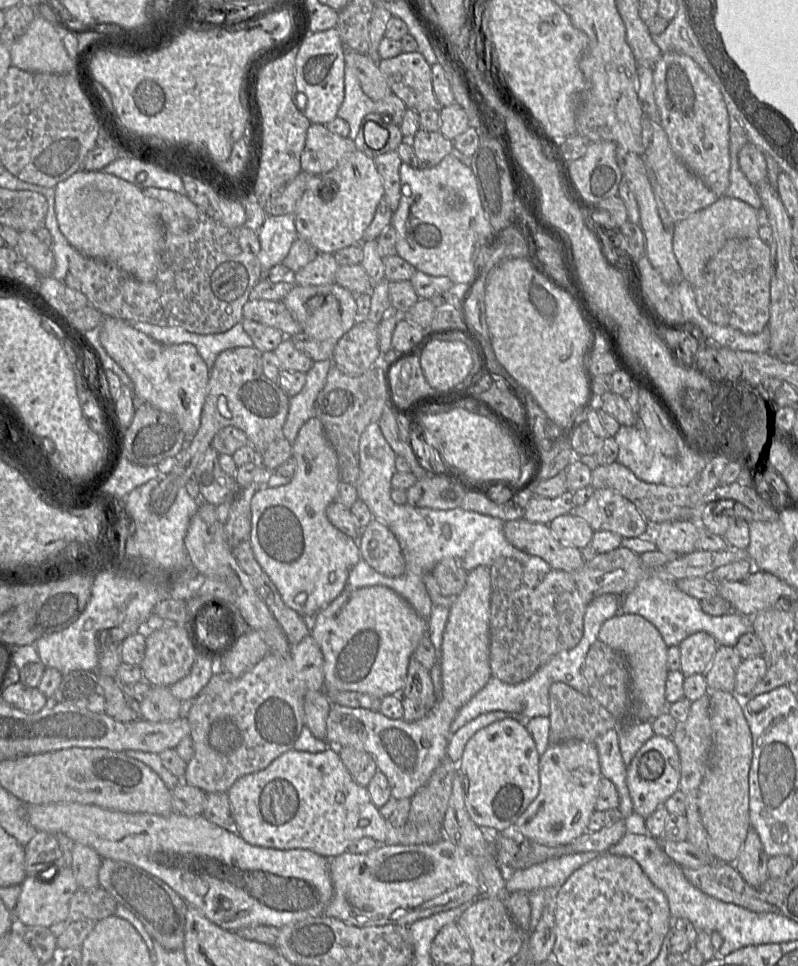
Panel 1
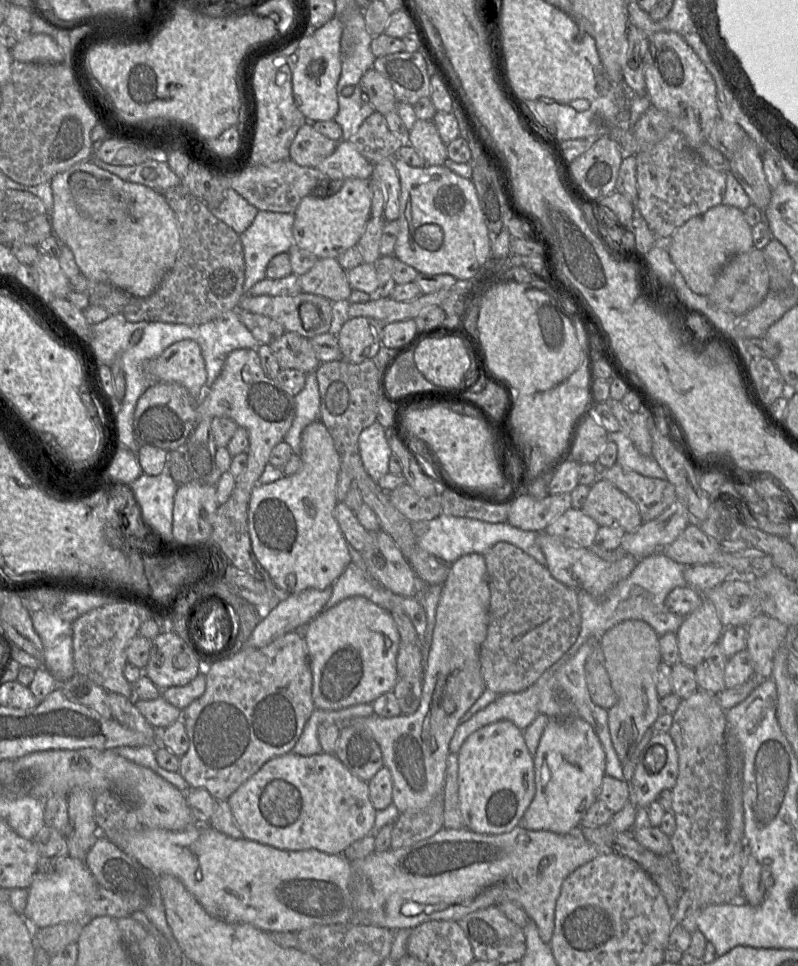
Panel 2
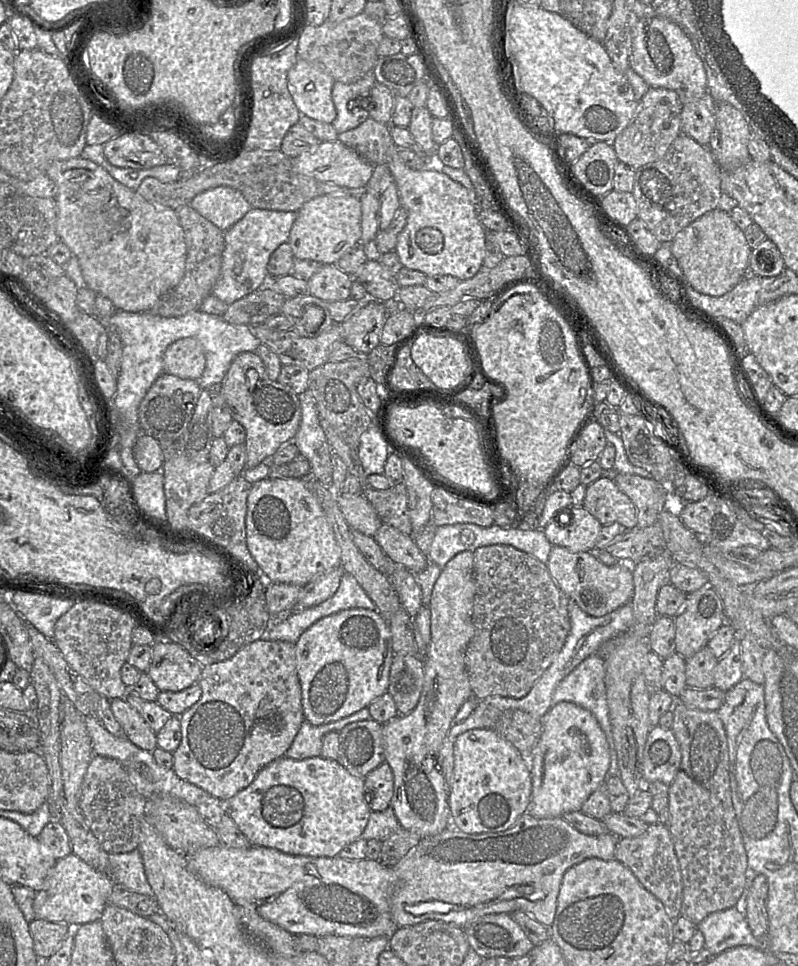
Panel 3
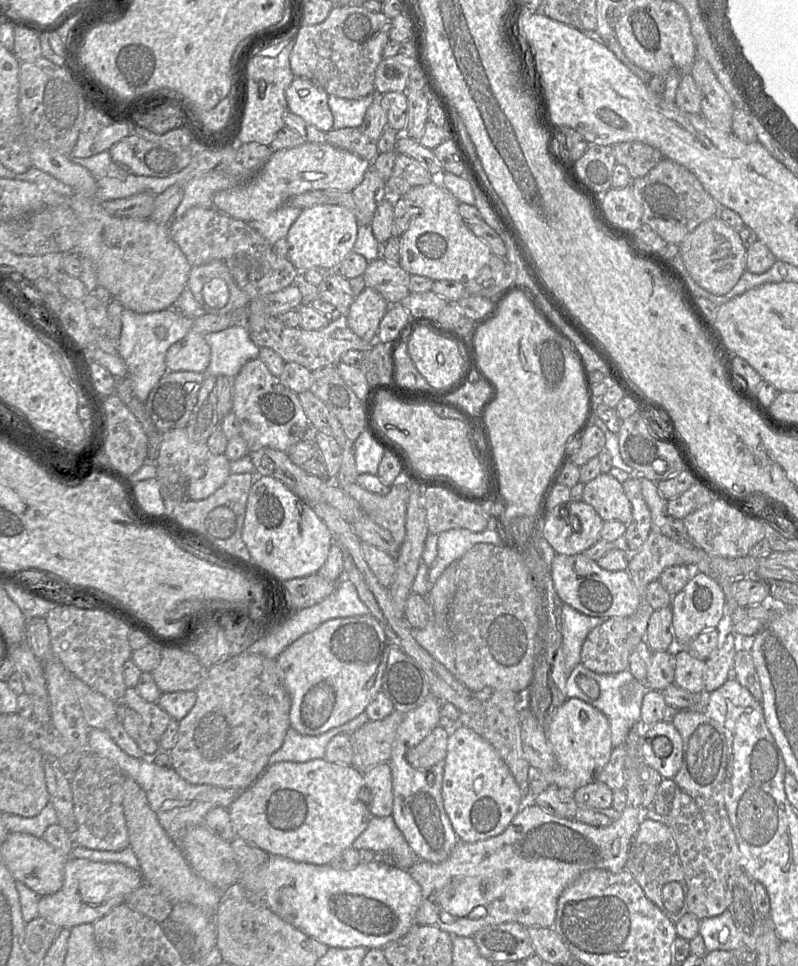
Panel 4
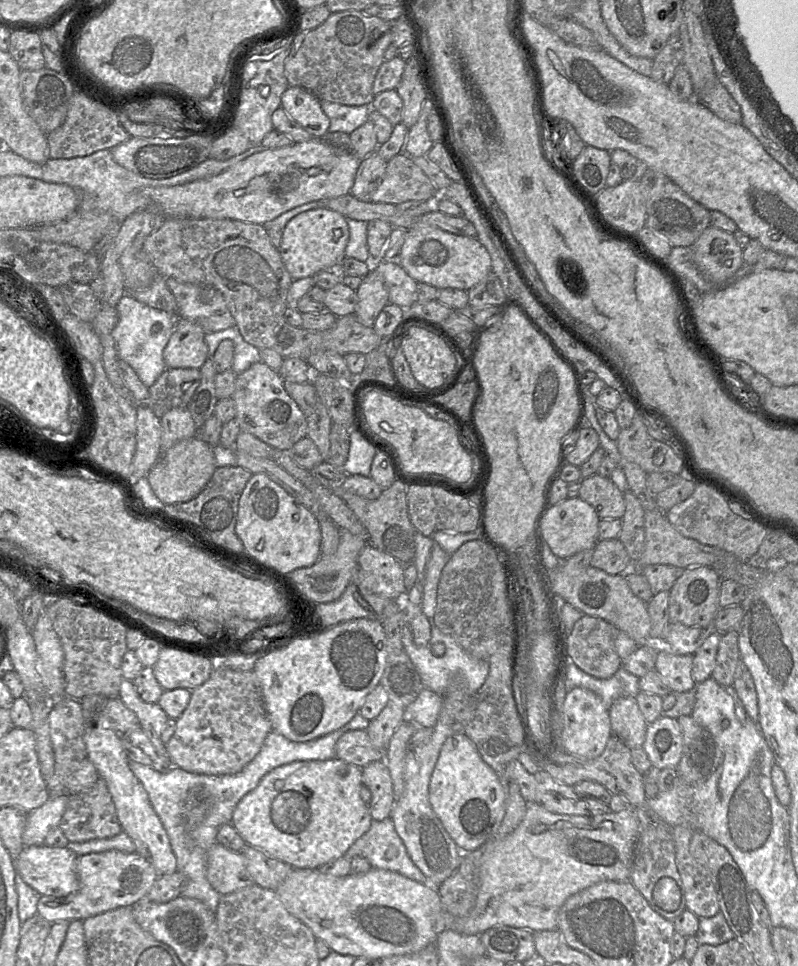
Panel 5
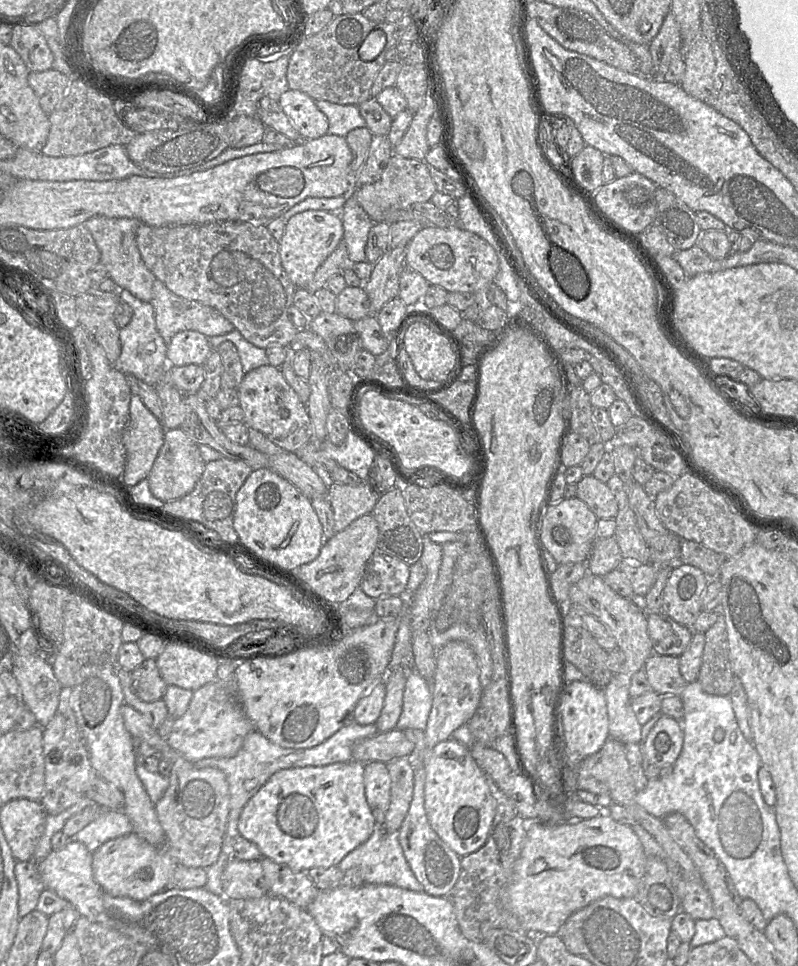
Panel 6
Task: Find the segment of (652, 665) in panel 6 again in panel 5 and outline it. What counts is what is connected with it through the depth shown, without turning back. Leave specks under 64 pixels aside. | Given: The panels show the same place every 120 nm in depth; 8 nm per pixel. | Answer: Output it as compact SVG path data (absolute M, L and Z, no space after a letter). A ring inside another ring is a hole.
M659 651L655 671L671 690L679 694L693 690L697 685L692 678L693 655L677 655Z

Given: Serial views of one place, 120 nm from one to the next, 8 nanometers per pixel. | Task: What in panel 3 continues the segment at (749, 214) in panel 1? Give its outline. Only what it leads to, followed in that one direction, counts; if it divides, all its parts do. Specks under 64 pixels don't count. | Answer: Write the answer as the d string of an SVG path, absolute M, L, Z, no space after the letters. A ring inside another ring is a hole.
M719 209L699 217L677 233L671 242L671 252L683 272L684 284L713 297L730 292L746 276L751 250L744 232L730 214Z

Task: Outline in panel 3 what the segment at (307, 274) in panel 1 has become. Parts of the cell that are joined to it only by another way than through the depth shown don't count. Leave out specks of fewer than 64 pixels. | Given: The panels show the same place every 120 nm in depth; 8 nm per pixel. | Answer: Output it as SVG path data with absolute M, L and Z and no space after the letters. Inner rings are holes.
M323 264L307 280L309 294L326 302L344 301L350 298L352 277L336 264Z

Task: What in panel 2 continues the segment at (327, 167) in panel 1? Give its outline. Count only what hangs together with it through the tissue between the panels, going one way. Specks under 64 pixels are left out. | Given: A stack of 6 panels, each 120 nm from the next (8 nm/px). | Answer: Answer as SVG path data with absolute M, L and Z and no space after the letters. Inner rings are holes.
M305 123L291 143L290 159L300 166L317 167L335 151L338 142L316 131L312 123Z

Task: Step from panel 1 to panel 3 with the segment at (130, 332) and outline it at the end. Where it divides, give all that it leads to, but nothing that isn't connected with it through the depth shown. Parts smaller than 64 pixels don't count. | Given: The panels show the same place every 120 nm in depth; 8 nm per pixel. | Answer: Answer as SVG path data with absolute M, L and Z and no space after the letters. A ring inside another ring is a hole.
M191 337L170 344L163 356L164 373L199 382L205 366L205 352L198 340Z

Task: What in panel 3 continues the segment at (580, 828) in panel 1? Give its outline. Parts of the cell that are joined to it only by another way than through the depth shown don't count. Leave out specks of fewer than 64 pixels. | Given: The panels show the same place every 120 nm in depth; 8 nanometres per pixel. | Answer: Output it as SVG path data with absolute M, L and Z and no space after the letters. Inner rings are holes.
M560 702L552 706L551 709L548 711L548 713L546 713L546 715L543 717L542 725L543 729L539 742L532 751L532 770L531 770L532 794L526 813L529 813L530 815L538 819L544 819L544 818L562 817L563 814L568 812L581 811L581 807L583 803L587 800L587 798L600 785L606 784L606 779L608 777L608 769L610 766L610 751L606 736L603 730L601 729L599 723L597 722L596 718L590 711L571 702Z

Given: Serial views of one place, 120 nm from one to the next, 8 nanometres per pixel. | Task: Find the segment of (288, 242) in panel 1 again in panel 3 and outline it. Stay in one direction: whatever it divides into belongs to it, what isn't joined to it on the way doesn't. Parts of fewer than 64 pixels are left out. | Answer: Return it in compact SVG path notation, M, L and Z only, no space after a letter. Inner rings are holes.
M252 208L224 231L225 248L222 253L220 275L211 295L230 305L266 285L270 280L267 271L270 257L282 243L288 242L297 215L296 211Z

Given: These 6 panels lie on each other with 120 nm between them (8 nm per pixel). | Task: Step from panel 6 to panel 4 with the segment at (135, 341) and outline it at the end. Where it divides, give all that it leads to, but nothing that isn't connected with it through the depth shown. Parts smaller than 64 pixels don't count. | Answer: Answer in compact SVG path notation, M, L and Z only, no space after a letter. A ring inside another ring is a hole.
M172 308L144 314L123 309L121 313L122 329L117 342L117 350L128 368L129 383L141 402L146 402L153 387L168 371L165 365L165 354L172 344L182 339L190 331L193 319Z

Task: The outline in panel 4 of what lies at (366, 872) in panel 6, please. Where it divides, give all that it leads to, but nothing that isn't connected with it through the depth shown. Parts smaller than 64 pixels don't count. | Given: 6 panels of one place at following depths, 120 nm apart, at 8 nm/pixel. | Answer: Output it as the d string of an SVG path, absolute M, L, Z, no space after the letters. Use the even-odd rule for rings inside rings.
M392 815L372 816L367 828L353 842L352 848L368 849L375 854L389 854L393 865L406 870L419 860L396 826Z

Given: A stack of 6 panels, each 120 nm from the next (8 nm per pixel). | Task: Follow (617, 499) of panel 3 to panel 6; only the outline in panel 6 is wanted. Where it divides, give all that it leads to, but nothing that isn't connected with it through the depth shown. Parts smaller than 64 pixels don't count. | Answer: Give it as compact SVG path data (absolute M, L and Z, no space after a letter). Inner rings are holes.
M592 475L583 476L577 483L577 495L598 519L615 519L619 507L617 500L606 483Z

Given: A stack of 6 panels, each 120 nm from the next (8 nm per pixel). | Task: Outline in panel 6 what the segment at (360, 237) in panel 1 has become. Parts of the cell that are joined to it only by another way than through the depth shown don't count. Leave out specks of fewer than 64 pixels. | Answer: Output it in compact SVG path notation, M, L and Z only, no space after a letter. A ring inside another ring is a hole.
M307 210L292 216L285 224L279 241L281 265L290 281L297 288L305 288L318 267L341 243L343 235L343 222L339 213Z

